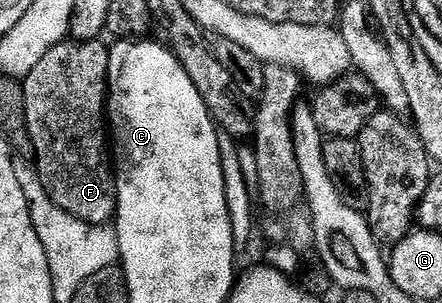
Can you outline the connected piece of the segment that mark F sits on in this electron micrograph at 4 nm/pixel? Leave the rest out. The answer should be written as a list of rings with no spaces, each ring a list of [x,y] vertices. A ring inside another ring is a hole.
[[[99,39],[55,45],[22,81],[24,124],[28,127],[31,152],[36,152],[36,175],[56,206],[91,225],[107,225],[116,216],[116,174],[110,164],[110,141],[106,136],[109,46],[103,43]],[[54,75],[56,99],[68,97],[68,109],[98,109],[96,117],[92,113],[80,113],[76,119],[66,117],[66,123],[74,123],[66,125],[66,145],[62,145],[64,141],[54,141]]]

